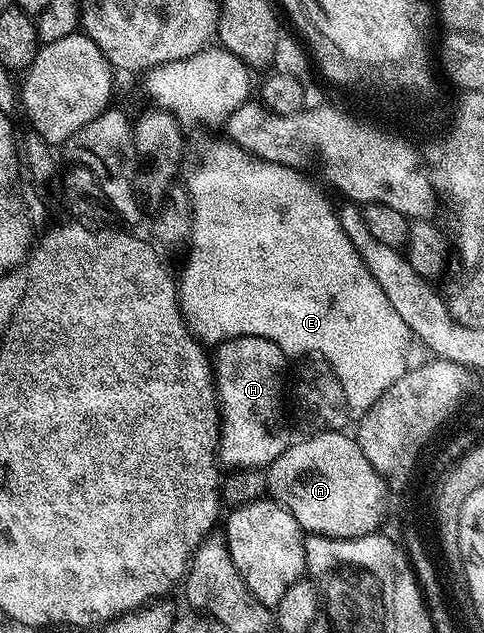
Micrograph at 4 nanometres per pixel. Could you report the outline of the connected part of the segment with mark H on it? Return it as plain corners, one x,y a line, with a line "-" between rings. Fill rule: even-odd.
230,338
226,342
217,343
215,354
212,354
212,369
214,371
214,389
218,392
218,409
220,411
220,433
218,435
218,457
221,465
235,470
252,470
255,468
265,468
276,460
276,456
280,456
280,452
284,452
286,447
292,441
290,430
286,427
286,414
282,411
282,377
286,374
286,362
288,355
280,349
276,344
272,344
272,340
261,338

